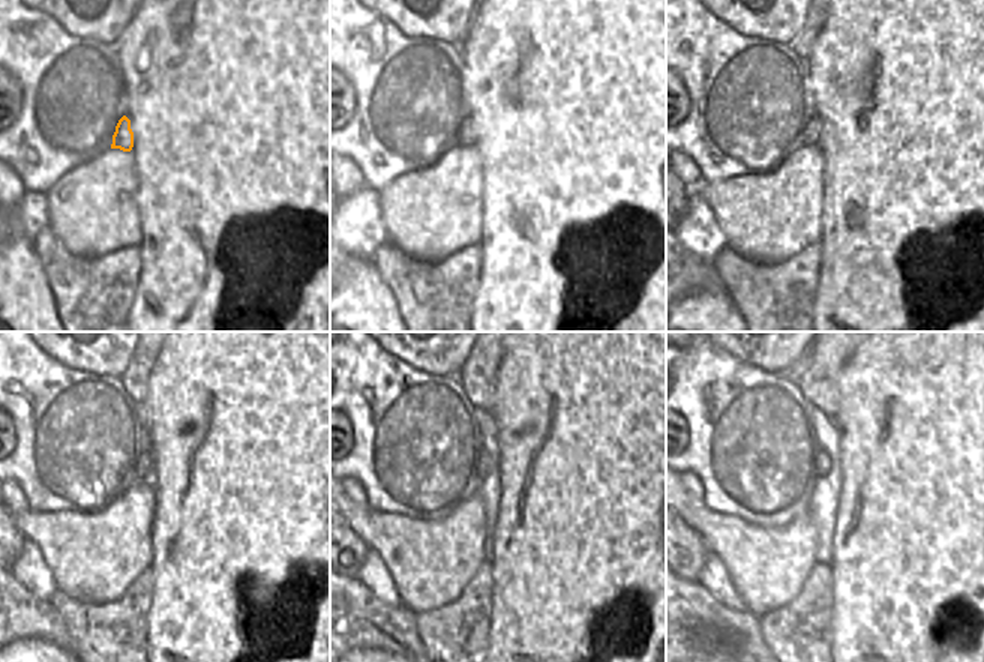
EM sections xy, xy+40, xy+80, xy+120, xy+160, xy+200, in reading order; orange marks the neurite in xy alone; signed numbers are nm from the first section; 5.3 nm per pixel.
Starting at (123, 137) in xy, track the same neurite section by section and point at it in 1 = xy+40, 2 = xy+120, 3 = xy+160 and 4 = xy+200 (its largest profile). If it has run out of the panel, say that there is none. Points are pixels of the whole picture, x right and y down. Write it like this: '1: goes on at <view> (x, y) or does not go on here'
1: goes on at xy+40 (465, 134)
2: goes on at xy+120 (146, 464)
3: goes on at xy+160 (485, 463)
4: goes on at xy+200 (822, 463)

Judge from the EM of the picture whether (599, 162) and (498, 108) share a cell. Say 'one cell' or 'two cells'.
one cell

